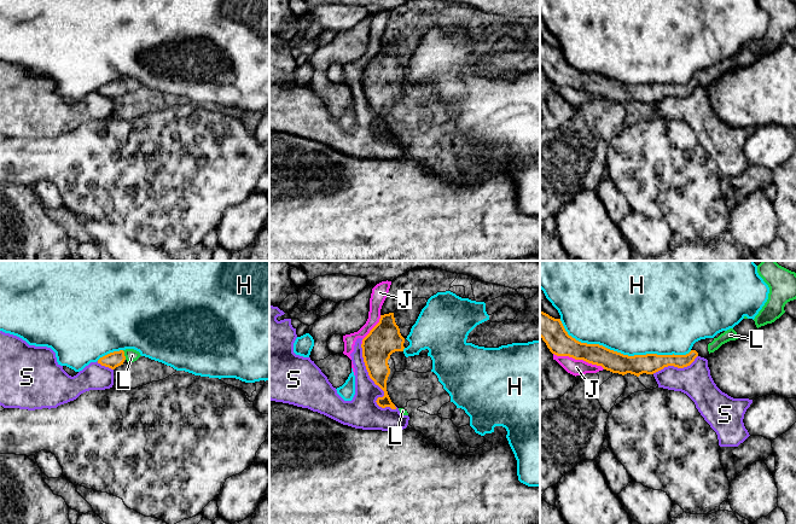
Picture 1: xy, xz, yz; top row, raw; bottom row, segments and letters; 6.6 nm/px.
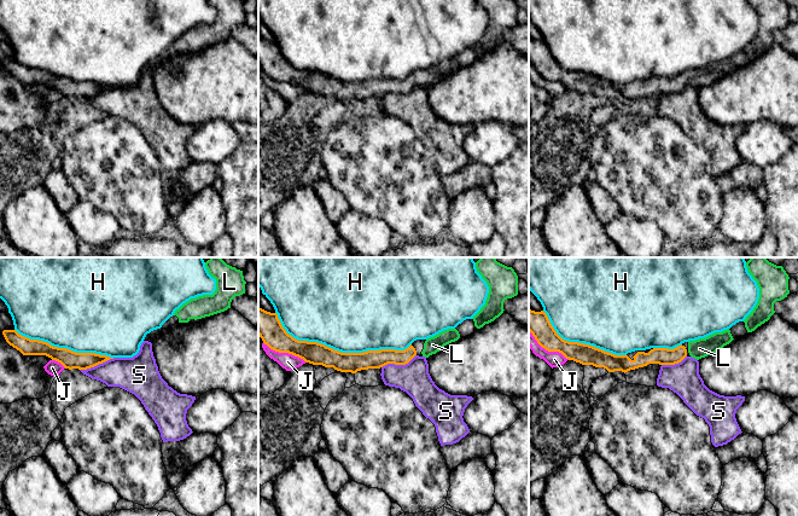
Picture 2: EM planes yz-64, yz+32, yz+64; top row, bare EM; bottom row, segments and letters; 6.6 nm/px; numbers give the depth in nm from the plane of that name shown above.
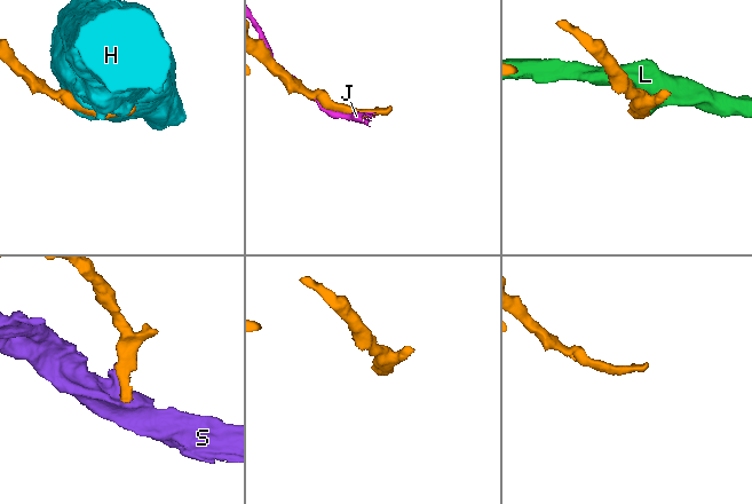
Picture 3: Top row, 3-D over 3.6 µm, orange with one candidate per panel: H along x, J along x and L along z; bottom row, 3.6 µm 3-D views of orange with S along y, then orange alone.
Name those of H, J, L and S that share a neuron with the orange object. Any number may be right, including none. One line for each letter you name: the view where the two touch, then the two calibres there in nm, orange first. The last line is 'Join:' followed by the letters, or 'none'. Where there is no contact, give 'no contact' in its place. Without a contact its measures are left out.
L: xy | 110/90 nm
Join: L

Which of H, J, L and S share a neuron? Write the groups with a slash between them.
H / J / L / S

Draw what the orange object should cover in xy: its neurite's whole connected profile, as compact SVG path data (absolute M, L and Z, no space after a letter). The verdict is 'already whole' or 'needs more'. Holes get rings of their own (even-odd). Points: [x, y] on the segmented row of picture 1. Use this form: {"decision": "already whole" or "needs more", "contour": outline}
{"decision": "needs more", "contour": "M126 349L120 351L110 353L98 360L101 366L115 369L116 367L123 365L124 361L134 362L140 357L140 353L134 349Z"}

